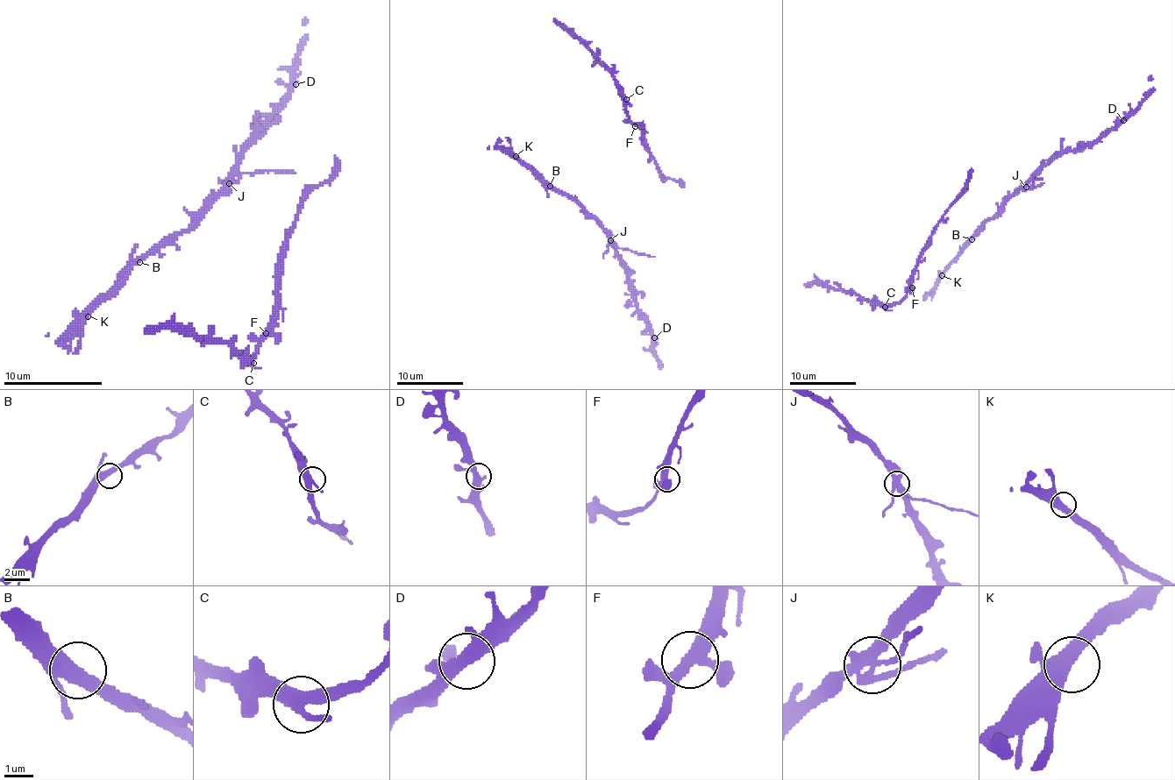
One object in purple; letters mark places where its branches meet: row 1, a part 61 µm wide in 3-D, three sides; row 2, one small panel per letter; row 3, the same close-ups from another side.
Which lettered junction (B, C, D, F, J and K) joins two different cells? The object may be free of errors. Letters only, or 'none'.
J

